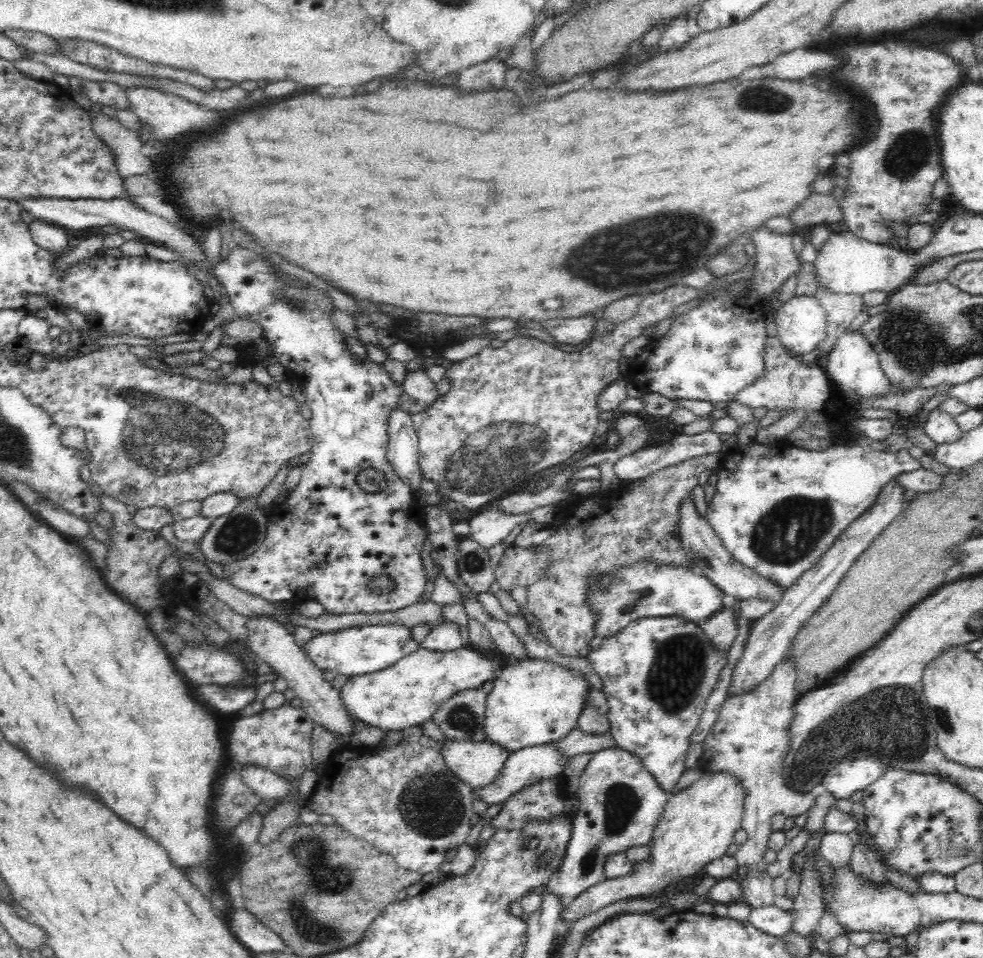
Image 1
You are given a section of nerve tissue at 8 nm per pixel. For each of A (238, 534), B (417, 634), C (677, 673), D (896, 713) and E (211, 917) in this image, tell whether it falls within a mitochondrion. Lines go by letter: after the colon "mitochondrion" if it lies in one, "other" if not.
A: mitochondrion
B: other
C: mitochondrion
D: mitochondrion
E: other

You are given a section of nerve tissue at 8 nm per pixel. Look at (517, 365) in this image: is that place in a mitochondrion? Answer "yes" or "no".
no

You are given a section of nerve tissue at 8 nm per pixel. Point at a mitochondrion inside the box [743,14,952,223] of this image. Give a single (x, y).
(903, 161)

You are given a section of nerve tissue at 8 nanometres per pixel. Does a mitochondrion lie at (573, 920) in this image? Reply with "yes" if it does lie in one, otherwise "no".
no

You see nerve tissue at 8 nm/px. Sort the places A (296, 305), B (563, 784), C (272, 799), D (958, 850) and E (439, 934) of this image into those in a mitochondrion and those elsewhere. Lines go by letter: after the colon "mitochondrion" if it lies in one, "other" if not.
A: mitochondrion
B: other
C: other
D: mitochondrion
E: other

